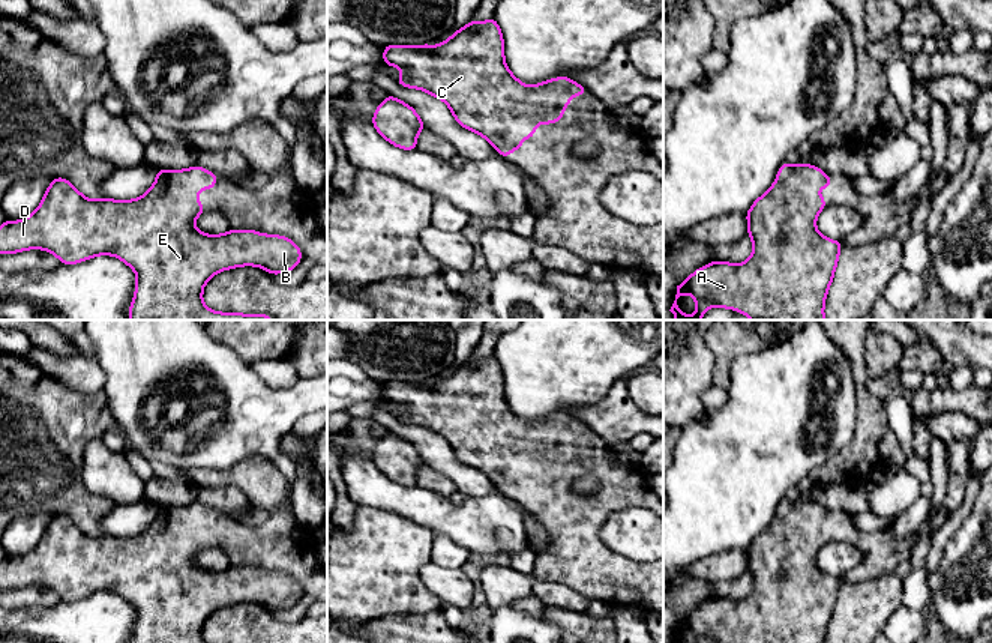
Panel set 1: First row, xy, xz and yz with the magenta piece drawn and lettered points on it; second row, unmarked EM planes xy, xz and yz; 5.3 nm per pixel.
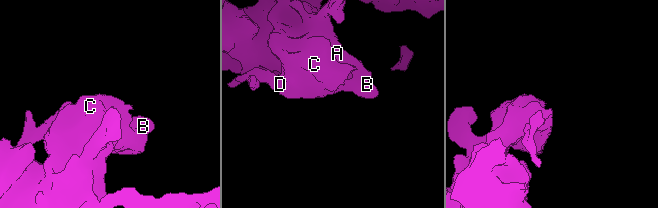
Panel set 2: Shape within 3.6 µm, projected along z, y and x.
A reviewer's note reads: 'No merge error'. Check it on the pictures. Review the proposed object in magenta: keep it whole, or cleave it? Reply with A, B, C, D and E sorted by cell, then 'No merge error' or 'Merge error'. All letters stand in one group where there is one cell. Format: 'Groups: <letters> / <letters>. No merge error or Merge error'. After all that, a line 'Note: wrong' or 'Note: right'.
Groups: A B C D E. No merge error
Note: right

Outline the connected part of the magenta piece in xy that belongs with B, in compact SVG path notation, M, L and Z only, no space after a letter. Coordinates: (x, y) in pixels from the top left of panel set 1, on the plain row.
M200 502L185 506L158 505L156 517L150 526L134 536L90 536L84 533L68 515L54 514L38 545L21 557L5 557L0 563L0 590L15 590L26 586L45 586L54 590L62 601L75 601L96 592L114 592L137 611L134 637L129 643L206 643L203 625L218 608L257 602L270 611L287 610L302 598L302 586L285 572L263 571L255 566L228 566L224 571L204 571L195 565L195 556L206 548L197 535L198 527L216 524L216 509Z

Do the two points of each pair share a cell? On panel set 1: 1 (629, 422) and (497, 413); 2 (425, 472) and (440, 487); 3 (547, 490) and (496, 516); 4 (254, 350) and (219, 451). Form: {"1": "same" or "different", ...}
{"1": "different", "2": "same", "3": "different", "4": "different"}

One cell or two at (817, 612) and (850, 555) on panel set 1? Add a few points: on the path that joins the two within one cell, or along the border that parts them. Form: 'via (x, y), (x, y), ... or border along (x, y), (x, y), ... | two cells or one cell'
border along (863, 553), (841, 576), (827, 576), (814, 561) | two cells

